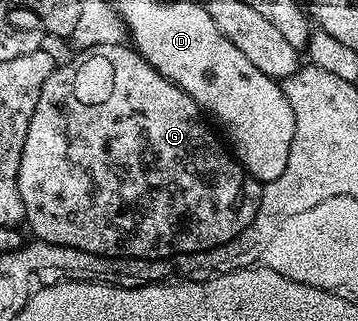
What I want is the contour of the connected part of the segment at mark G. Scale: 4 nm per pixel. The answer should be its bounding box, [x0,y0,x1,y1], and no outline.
[17,43,263,261]

